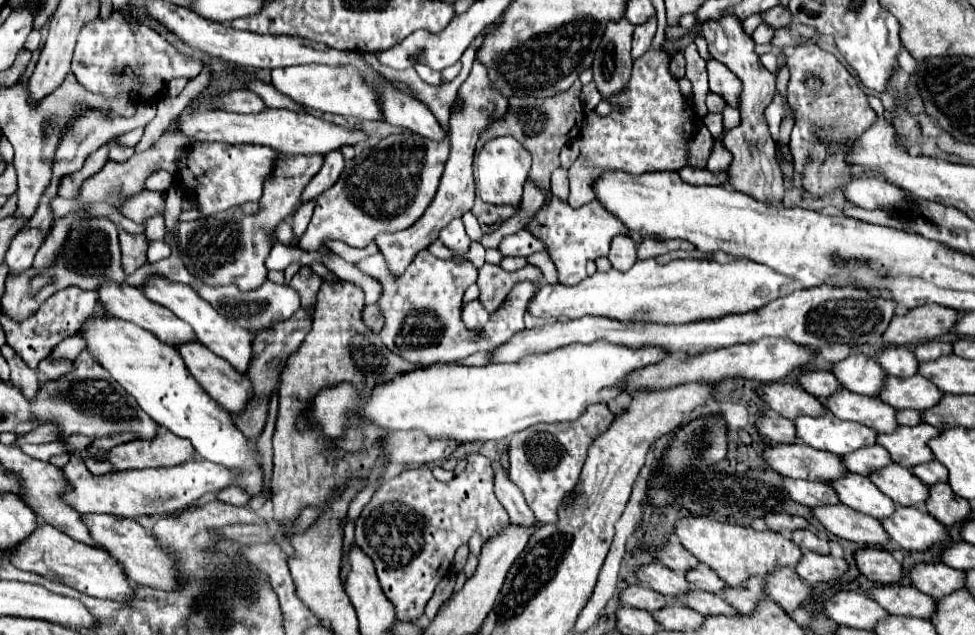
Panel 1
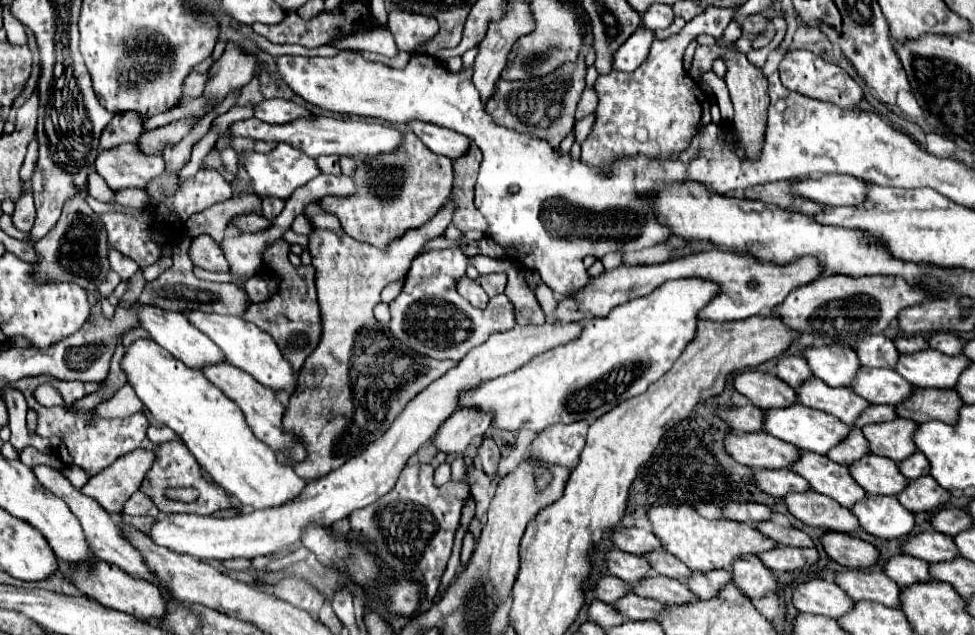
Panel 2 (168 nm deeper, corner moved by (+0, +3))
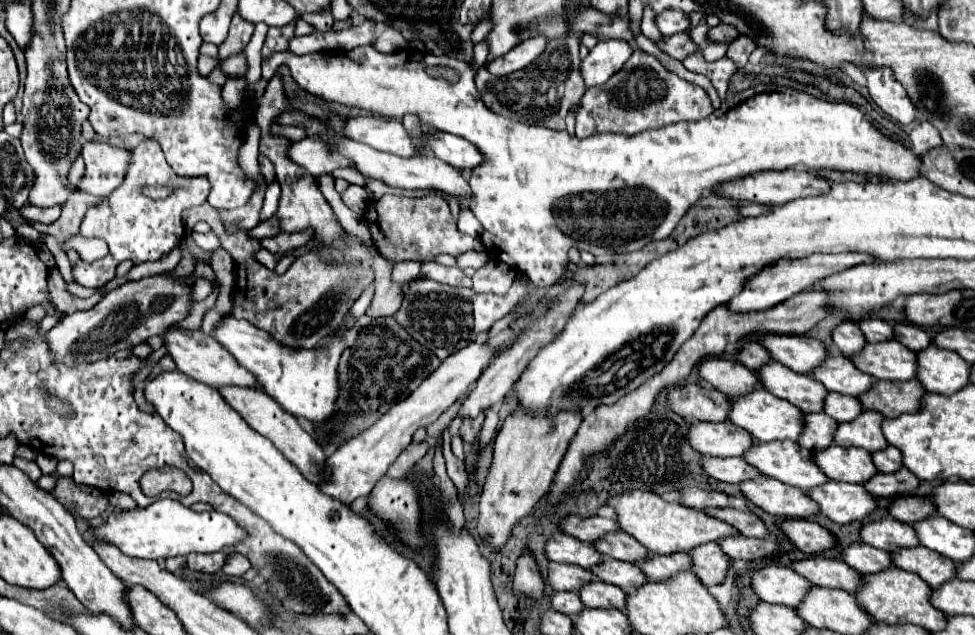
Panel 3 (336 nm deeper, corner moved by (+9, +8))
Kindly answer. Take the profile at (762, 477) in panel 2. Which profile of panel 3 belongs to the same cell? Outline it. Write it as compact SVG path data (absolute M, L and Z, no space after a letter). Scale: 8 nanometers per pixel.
M708 456L704 458L704 470L722 482L730 482L730 484L742 484L746 480L754 480L760 474L760 470L756 470L754 466L748 466L748 462L744 462L742 458L714 458Z

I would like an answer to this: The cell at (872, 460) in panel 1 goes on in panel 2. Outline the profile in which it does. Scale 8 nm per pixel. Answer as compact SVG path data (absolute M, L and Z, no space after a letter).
M853 427L853 435L849 435L849 439L845 439L845 443L839 443L837 447L833 447L833 451L827 451L827 457L833 459L835 463L851 465L853 461L861 459L865 453L869 453L869 445L867 445L861 429Z

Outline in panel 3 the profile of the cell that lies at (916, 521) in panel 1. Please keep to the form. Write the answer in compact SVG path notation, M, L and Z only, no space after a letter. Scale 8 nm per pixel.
M830 480L828 486L818 486L816 490L808 490L806 494L810 494L810 498L820 504L822 514L838 524L862 522L878 508L878 500L868 494L862 484Z

